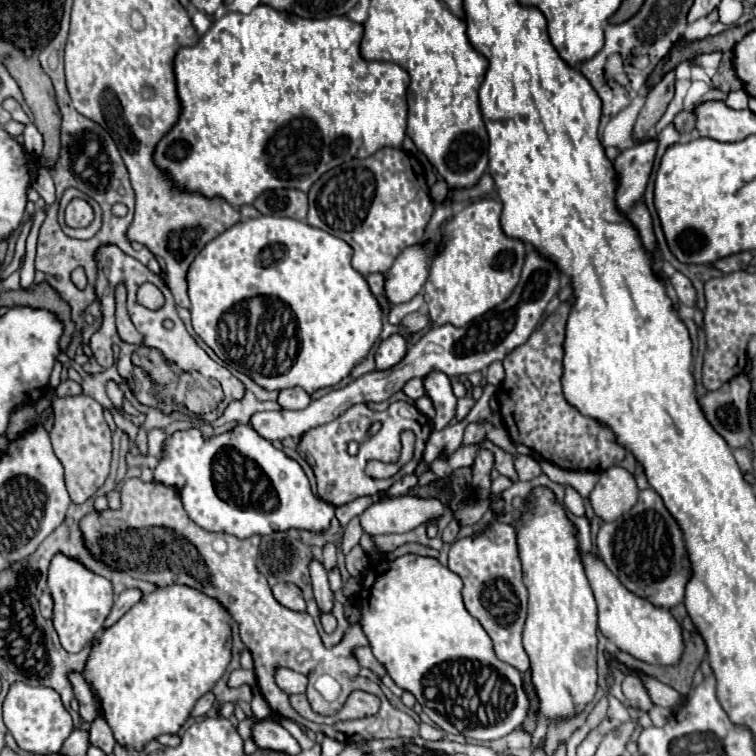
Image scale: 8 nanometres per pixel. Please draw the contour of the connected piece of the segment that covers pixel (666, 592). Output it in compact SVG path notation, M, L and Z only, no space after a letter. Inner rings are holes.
M652 488L642 490L638 494L638 502L630 512L622 514L620 518L616 518L612 522L602 522L602 526L598 530L596 546L598 546L598 554L604 560L604 564L608 566L608 570L612 574L616 574L616 578L634 594L650 600L652 604L656 604L660 608L672 608L684 600L684 586L690 576L690 562L688 562L688 556L684 550L682 532L680 532L676 520L670 516L670 512L664 508L662 498Z

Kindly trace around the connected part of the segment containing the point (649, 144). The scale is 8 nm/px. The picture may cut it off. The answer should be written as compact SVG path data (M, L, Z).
M654 136L652 140L638 142L632 148L620 152L620 156L614 160L614 168L620 176L616 192L616 204L620 212L628 212L644 196L646 184L652 174L656 148L658 140Z

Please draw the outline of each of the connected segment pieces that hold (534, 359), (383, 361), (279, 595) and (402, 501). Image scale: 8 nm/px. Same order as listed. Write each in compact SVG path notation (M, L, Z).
M560 304L544 320L544 324L532 332L526 344L518 346L504 358L506 378L496 394L500 402L500 416L512 442L528 446L558 468L604 472L606 468L618 464L626 450L616 444L610 428L582 416L562 396L562 342L568 312L570 304Z
M392 334L388 340L384 340L376 354L374 354L374 362L376 362L376 370L388 370L392 366L396 366L404 354L406 354L406 340L400 334Z
M286 582L274 584L272 592L274 592L274 598L284 607L290 610L306 610L302 590L296 584L286 584Z
M400 496L372 504L360 514L360 526L366 534L394 534L410 532L428 520L440 518L444 506L440 500L426 500L416 496Z

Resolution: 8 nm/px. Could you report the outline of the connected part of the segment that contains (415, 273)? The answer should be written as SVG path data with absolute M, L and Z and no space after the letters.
M414 244L396 258L394 266L384 274L384 296L390 304L410 302L416 294L422 292L432 254L434 244Z

